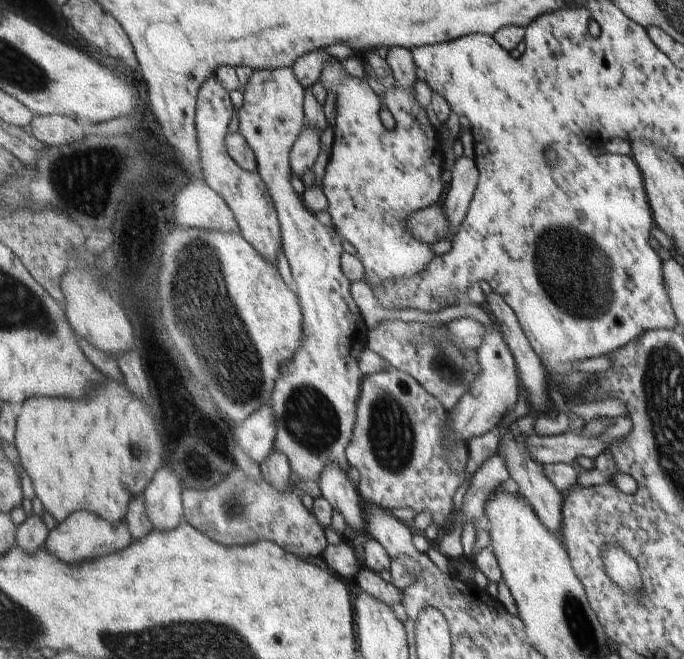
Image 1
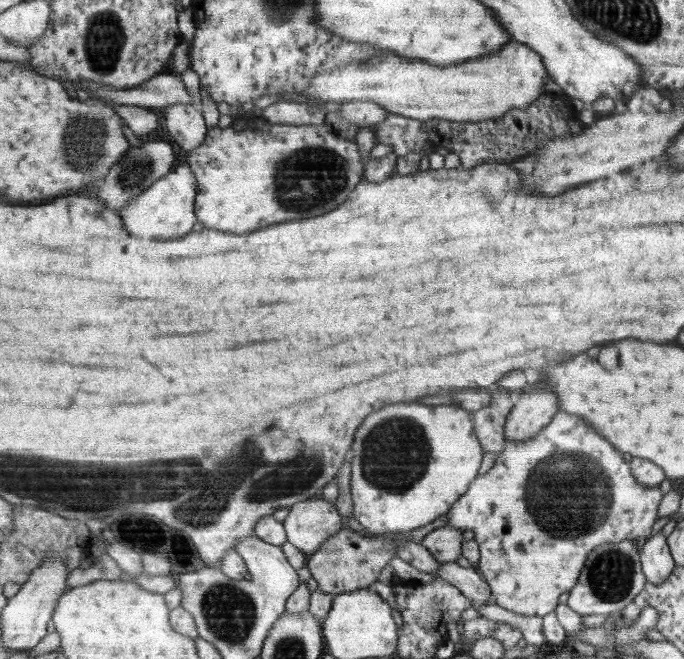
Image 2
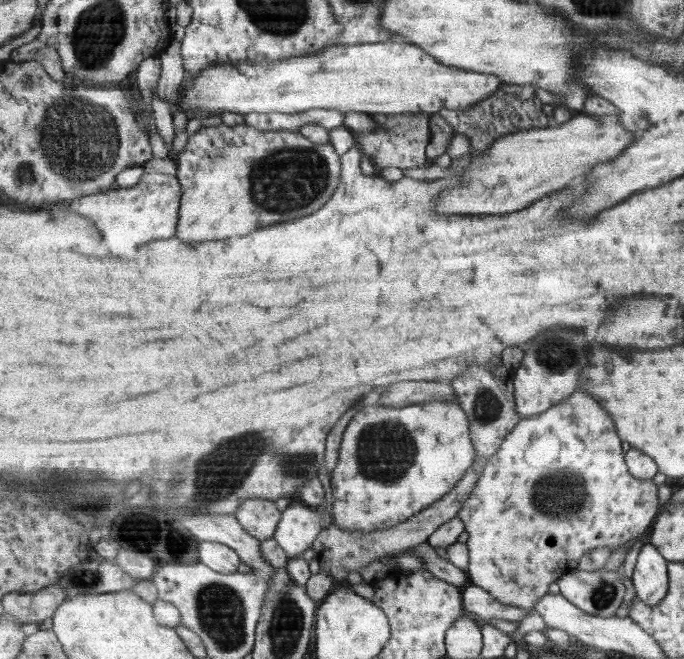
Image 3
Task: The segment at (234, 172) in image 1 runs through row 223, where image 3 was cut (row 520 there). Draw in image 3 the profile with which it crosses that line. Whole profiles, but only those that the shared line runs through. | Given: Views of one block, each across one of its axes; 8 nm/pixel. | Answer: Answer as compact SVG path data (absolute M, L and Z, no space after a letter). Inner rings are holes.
M245 499L235 515L243 529L260 542L274 539L282 521L282 512L269 499Z

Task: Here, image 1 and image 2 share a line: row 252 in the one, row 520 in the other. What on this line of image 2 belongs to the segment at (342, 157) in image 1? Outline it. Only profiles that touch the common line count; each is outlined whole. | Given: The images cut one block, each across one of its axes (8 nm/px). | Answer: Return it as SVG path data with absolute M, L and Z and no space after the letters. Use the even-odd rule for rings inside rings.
M393 404L387 406L375 414L371 414L363 428L359 428L357 438L355 438L355 458L353 458L352 468L352 495L354 502L354 518L365 528L370 535L383 535L394 533L405 533L422 526L427 526L431 522L435 522L441 515L445 515L451 510L451 507L462 498L469 490L471 483L478 478L479 468L483 462L483 454L485 450L482 448L481 441L475 434L474 418L472 412L467 411L455 404L451 406L427 406L427 404Z

